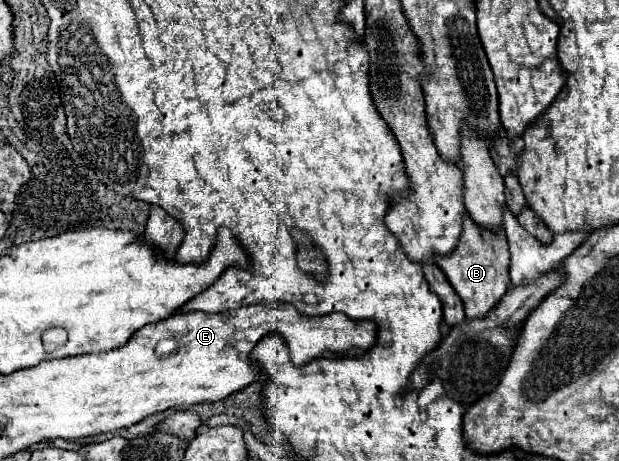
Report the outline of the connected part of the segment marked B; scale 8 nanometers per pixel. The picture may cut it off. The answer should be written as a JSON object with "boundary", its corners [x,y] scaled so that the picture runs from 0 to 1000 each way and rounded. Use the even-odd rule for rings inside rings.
{"boundary":[[[756,464],[750,469],[746,490],[750,495],[740,521],[740,538],[733,538],[727,555],[714,555],[714,564],[708,564],[708,577],[717,586],[730,625],[746,646],[753,668],[753,690],[775,690],[792,668],[798,668],[805,651],[811,651],[811,642],[821,633],[824,547],[814,503],[785,503],[785,495],[772,495],[772,486],[766,486]]]}

